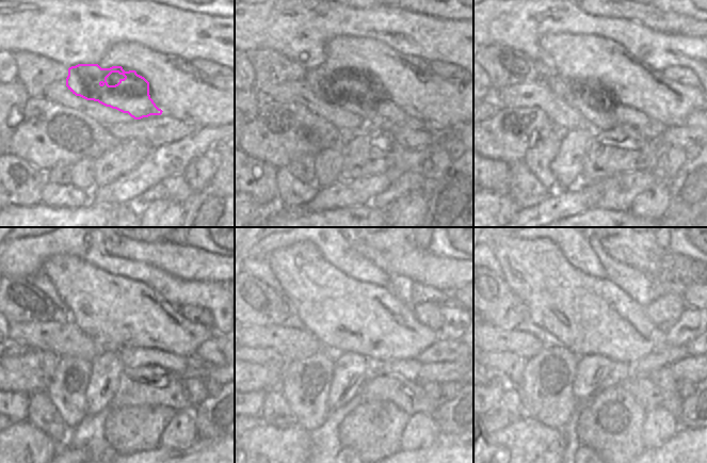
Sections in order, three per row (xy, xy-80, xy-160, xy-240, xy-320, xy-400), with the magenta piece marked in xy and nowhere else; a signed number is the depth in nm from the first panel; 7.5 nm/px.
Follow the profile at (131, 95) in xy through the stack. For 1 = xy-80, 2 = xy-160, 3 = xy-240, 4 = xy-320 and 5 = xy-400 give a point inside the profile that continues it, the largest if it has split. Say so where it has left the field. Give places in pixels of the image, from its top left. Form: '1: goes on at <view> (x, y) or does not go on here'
1: goes on at xy-80 (379, 111)
2: goes on at xy-160 (600, 115)
3: goes on at xy-240 (183, 367)
4: goes on at xy-320 (410, 368)
5: goes on at xy-400 (690, 368)

